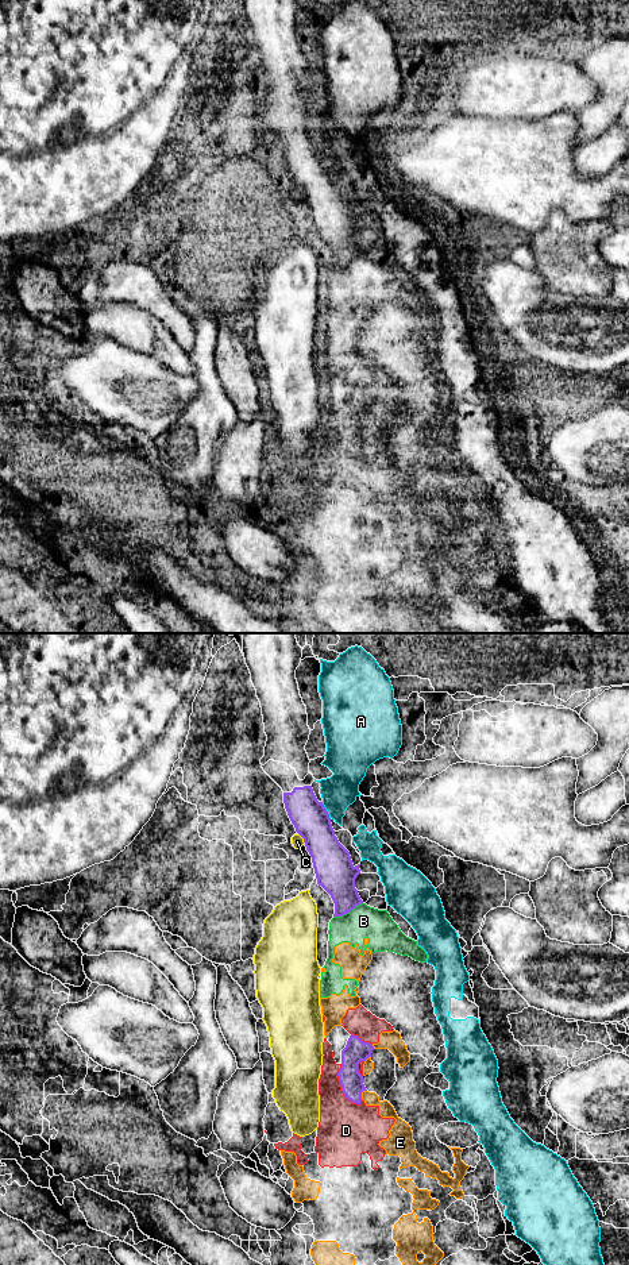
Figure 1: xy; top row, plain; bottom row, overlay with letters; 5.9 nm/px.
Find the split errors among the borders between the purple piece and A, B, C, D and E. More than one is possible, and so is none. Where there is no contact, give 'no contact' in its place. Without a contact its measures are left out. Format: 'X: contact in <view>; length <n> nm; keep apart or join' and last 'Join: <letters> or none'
A: contact in xy; length 120 nm; keep apart
B: contact in xy; length 200 nm; keep apart
C: contact in xy; length 80 nm; keep apart
D: contact in xy; length 280 nm; keep apart
E: contact in xy; length 70 nm; keep apart
Join: none

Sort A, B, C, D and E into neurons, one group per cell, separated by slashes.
A / B D E / C

